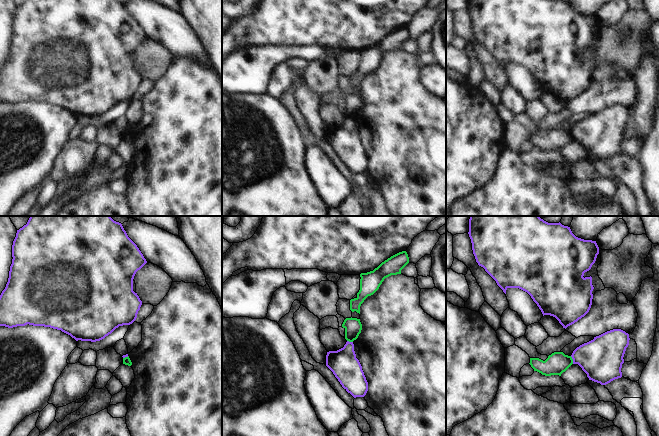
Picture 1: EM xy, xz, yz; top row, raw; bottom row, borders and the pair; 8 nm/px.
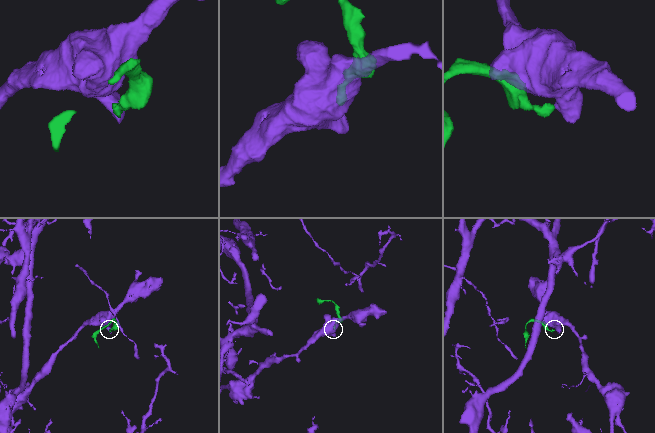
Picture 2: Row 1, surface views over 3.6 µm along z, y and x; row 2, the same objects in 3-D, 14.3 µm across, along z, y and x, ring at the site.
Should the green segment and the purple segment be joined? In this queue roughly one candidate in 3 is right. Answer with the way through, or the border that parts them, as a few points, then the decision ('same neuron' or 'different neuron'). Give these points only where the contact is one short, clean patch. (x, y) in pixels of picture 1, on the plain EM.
border along yz (570, 132), (573, 139); different neuron

